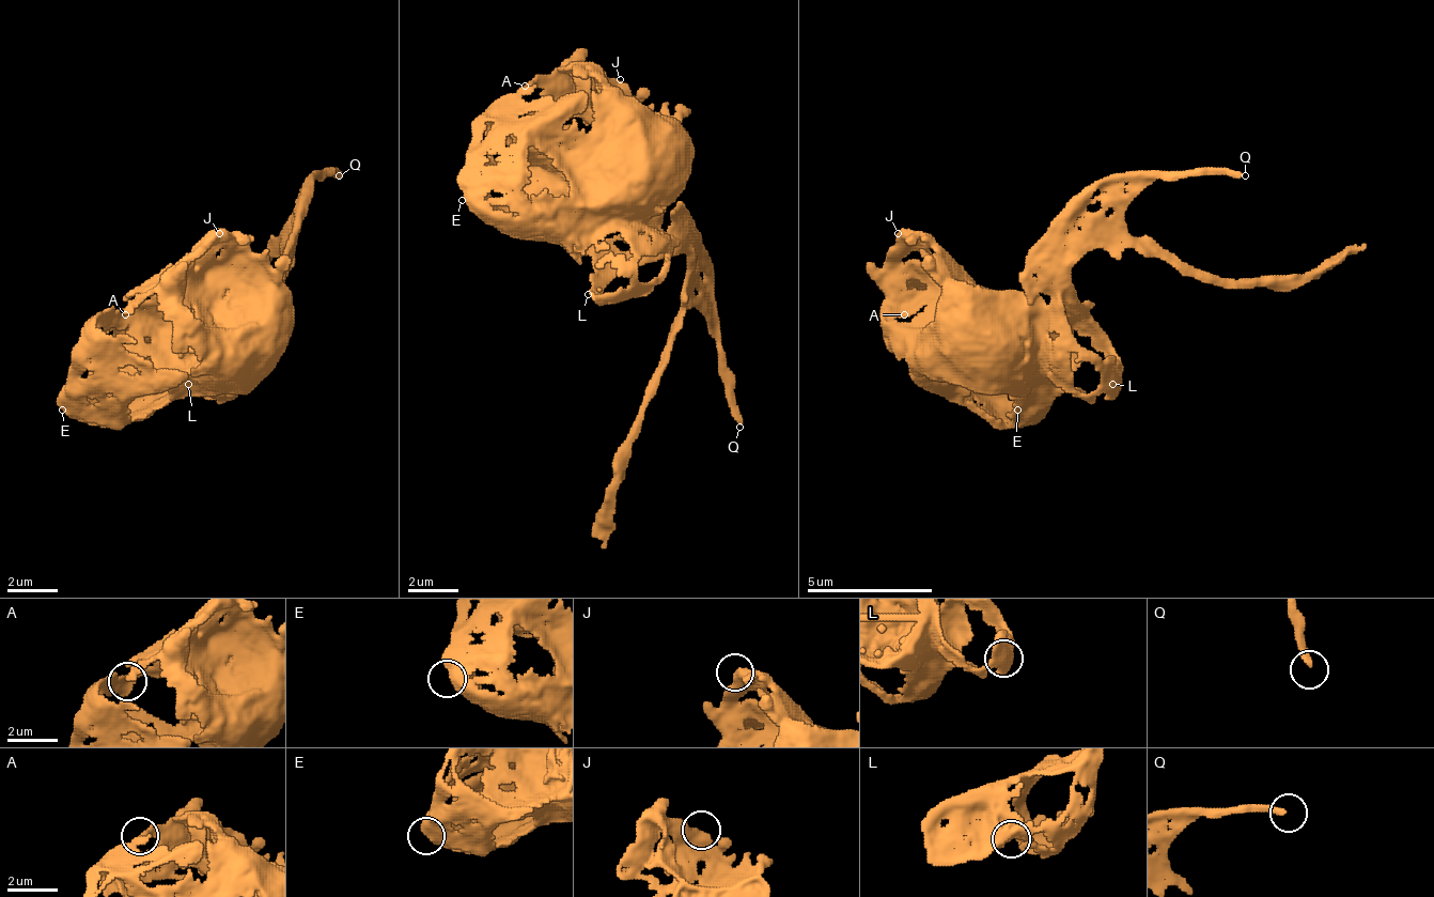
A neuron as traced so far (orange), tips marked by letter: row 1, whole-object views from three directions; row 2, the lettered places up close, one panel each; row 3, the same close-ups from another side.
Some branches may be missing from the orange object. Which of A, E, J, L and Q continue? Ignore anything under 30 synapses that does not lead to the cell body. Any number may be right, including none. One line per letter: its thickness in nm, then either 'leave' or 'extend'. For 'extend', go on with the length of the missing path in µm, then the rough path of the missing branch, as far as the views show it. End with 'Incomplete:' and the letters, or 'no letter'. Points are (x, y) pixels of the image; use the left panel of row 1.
A: calibre 240 nm; leave
E: calibre 750 nm; leave
J: calibre 600 nm; leave
L: calibre 280 nm; leave
Q: calibre 240 nm; leave
Incomplete: no letter

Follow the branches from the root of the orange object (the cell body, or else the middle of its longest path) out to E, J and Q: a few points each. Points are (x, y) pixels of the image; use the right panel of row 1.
E: (980, 340), (980, 359), (967, 371), (961, 397), (986, 403), (992, 410), (1017, 410)
J: (980, 340), (961, 340), (954, 334), (954, 271), (935, 258), (929, 258), (898, 233)
Q: (980, 340), (1004, 340), (1011, 334), (1011, 321), (1150, 182), (1156, 182), (1163, 175), (1245, 175)

